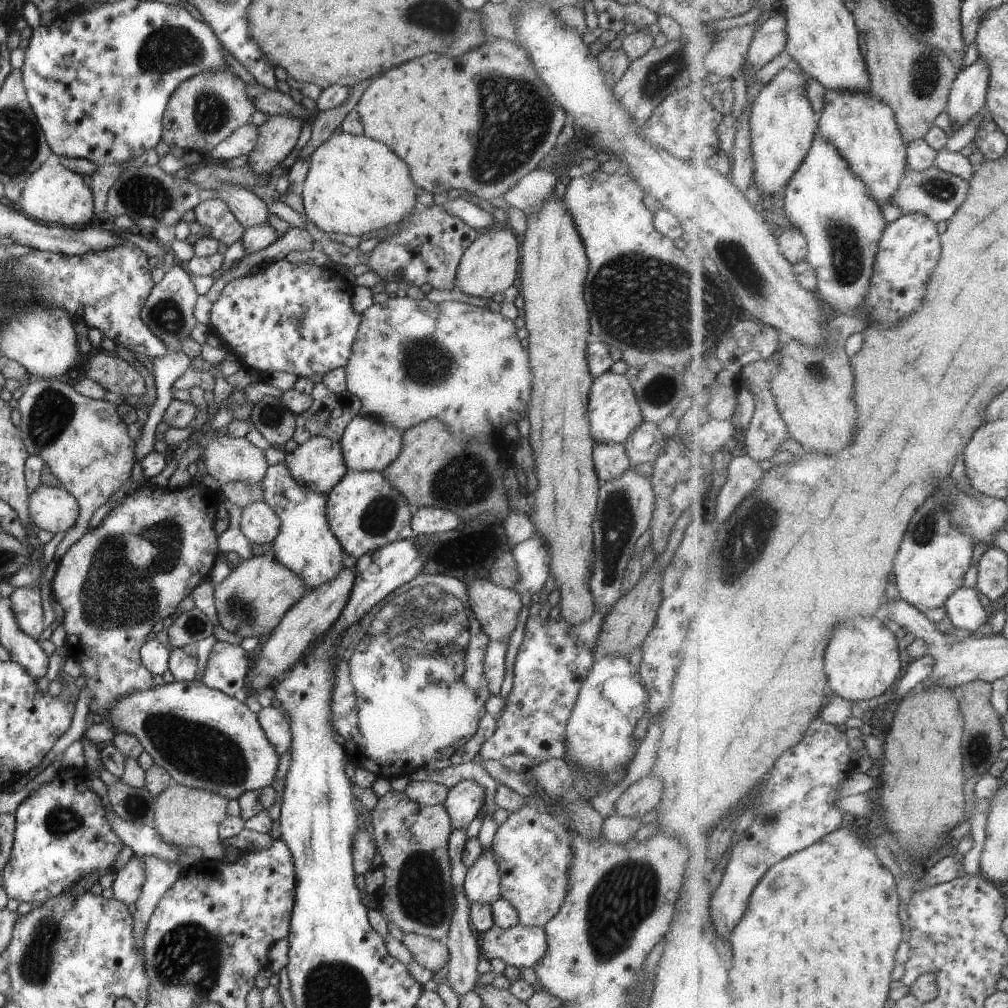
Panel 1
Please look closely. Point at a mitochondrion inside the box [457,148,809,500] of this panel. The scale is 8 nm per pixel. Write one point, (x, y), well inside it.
(631, 290)

